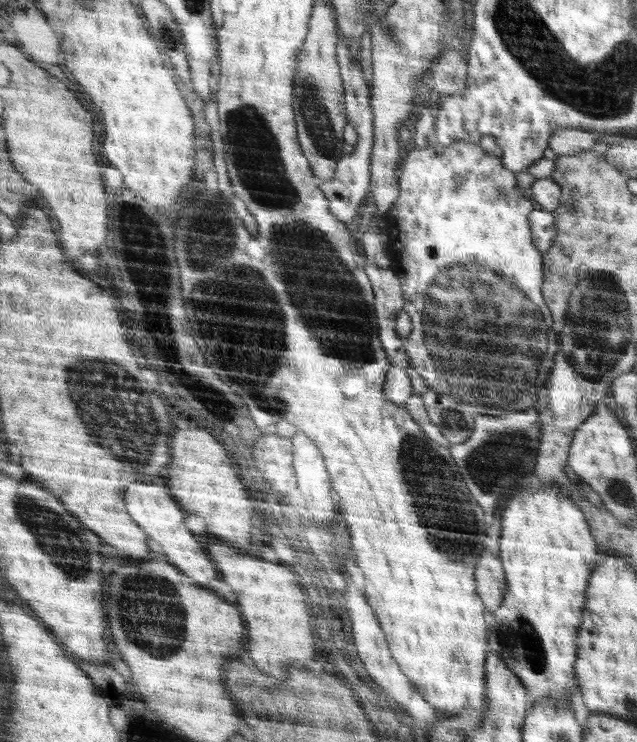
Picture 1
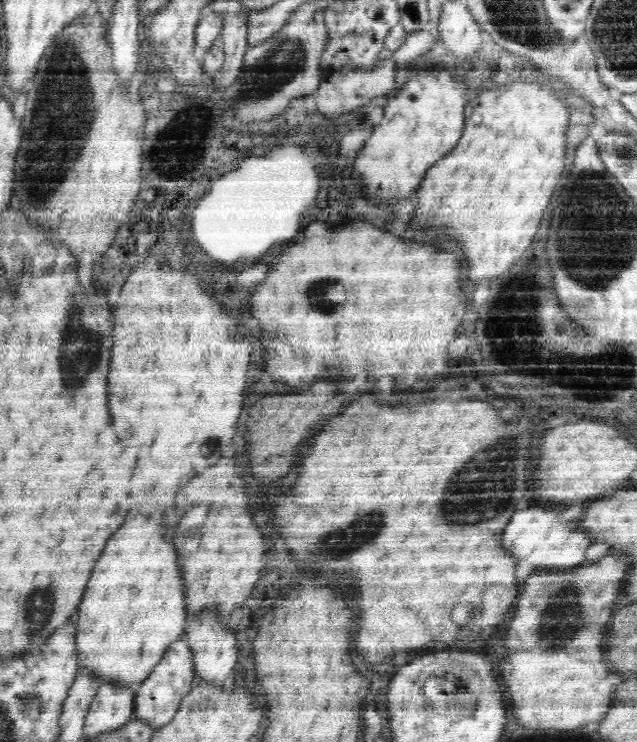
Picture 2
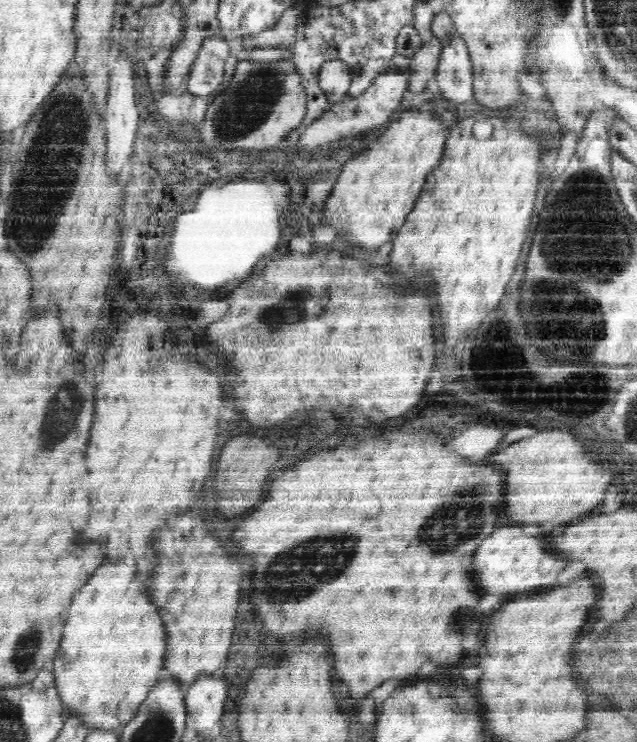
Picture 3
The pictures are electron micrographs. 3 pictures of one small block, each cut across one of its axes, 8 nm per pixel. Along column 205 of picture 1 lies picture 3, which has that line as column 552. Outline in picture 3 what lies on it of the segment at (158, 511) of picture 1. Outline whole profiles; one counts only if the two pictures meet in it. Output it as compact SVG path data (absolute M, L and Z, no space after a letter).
M502 526L480 544L480 580L484 580L484 594L516 594L538 586L554 584L558 574L568 566L568 560L558 552L546 548L540 536L526 536L524 526Z

